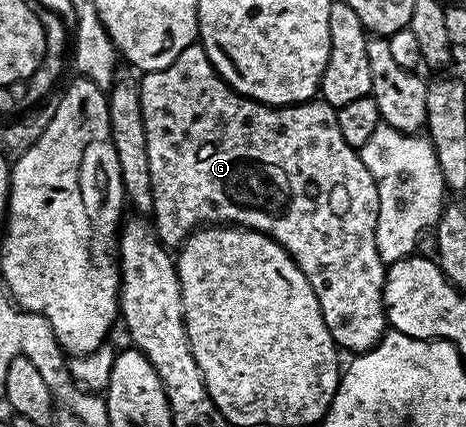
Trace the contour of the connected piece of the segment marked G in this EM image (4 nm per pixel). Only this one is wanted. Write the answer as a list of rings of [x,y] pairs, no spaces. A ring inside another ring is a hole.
[[[196,44],[185,48],[169,68],[148,70],[138,79],[137,85],[141,96],[141,116],[145,124],[145,144],[149,148],[149,176],[153,176],[153,225],[155,235],[168,248],[182,247],[188,236],[204,226],[230,224],[243,226],[246,230],[256,230],[269,235],[277,244],[290,252],[291,258],[301,268],[305,280],[313,288],[317,296],[317,304],[321,308],[321,316],[325,316],[325,324],[333,336],[336,347],[344,351],[351,350],[355,354],[364,354],[382,340],[387,333],[387,313],[383,310],[383,282],[387,278],[387,266],[377,252],[377,212],[379,197],[377,184],[373,176],[369,176],[369,168],[359,158],[356,147],[345,144],[345,136],[341,136],[341,128],[337,128],[337,109],[328,102],[312,100],[297,102],[293,106],[266,106],[264,102],[255,102],[238,94],[230,84],[218,74],[203,51],[202,45]]]

